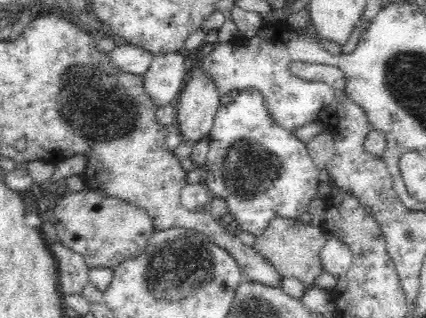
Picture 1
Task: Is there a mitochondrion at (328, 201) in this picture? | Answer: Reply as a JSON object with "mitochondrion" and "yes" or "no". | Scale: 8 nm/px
{"mitochondrion":"no"}

